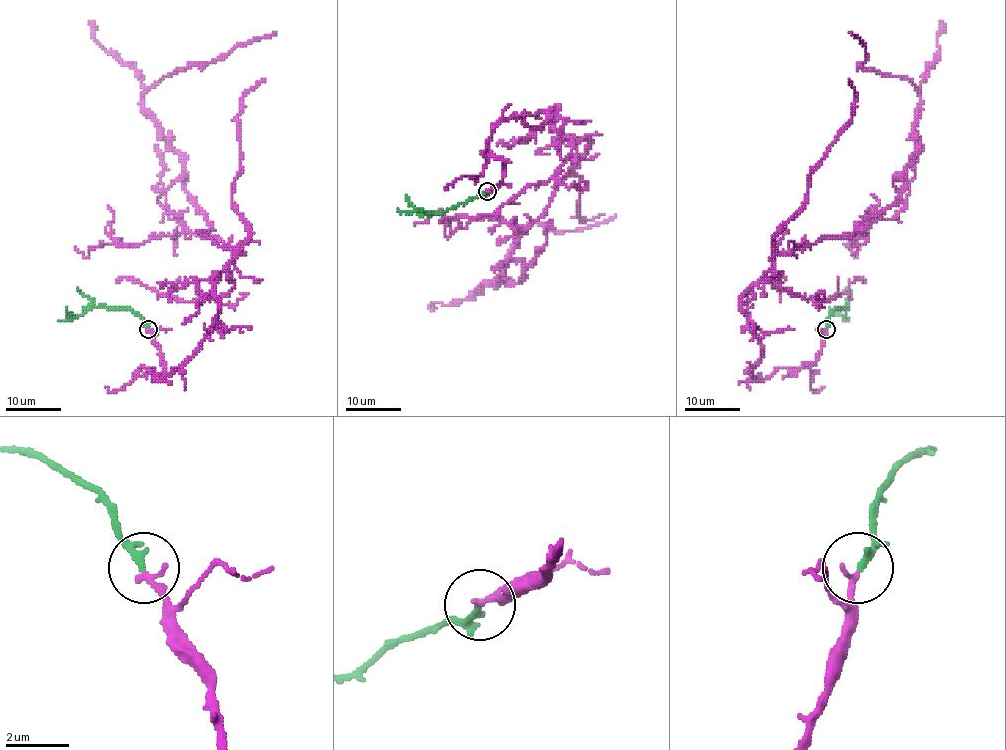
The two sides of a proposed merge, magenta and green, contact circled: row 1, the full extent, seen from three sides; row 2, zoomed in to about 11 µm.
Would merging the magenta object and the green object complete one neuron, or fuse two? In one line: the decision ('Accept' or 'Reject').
Accept

